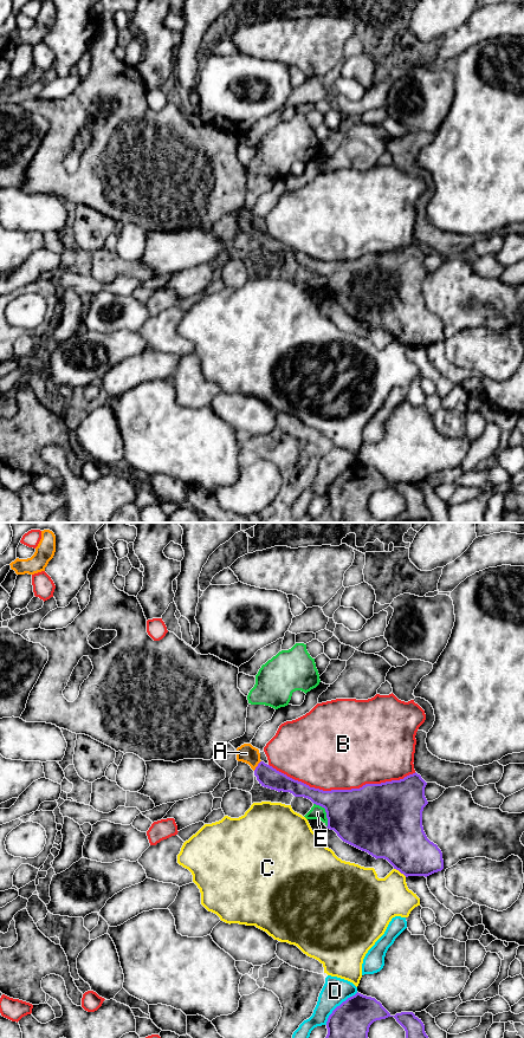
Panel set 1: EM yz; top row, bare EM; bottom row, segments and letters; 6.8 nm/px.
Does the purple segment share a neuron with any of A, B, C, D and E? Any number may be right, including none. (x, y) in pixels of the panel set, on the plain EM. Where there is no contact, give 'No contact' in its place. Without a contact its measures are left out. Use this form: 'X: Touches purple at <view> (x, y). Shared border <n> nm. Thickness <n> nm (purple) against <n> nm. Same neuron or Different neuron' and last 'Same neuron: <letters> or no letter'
A: Touches purple at yz (258, 235). Shared border 90 nm. Thickness 140 nm (purple) against 130 nm. Same neuron
B: Touches purple at yz (342, 260). Shared border 1000 nm. Thickness 420 nm (purple) against 500 nm. Different neuron
C: Touches purple at yz (400, 342). Shared border 110 nm. Thickness 360 nm (purple) against 300 nm. Different neuron
D: Touches purple at yz (340, 475). Shared border 320 nm. Thickness 280 nm (purple) against 180 nm. Different neuron
E: Touches purple at yz (325, 281). Shared border 190 nm. Thickness 400 nm (purple) against 100 nm. Different neuron
Same neuron: A

